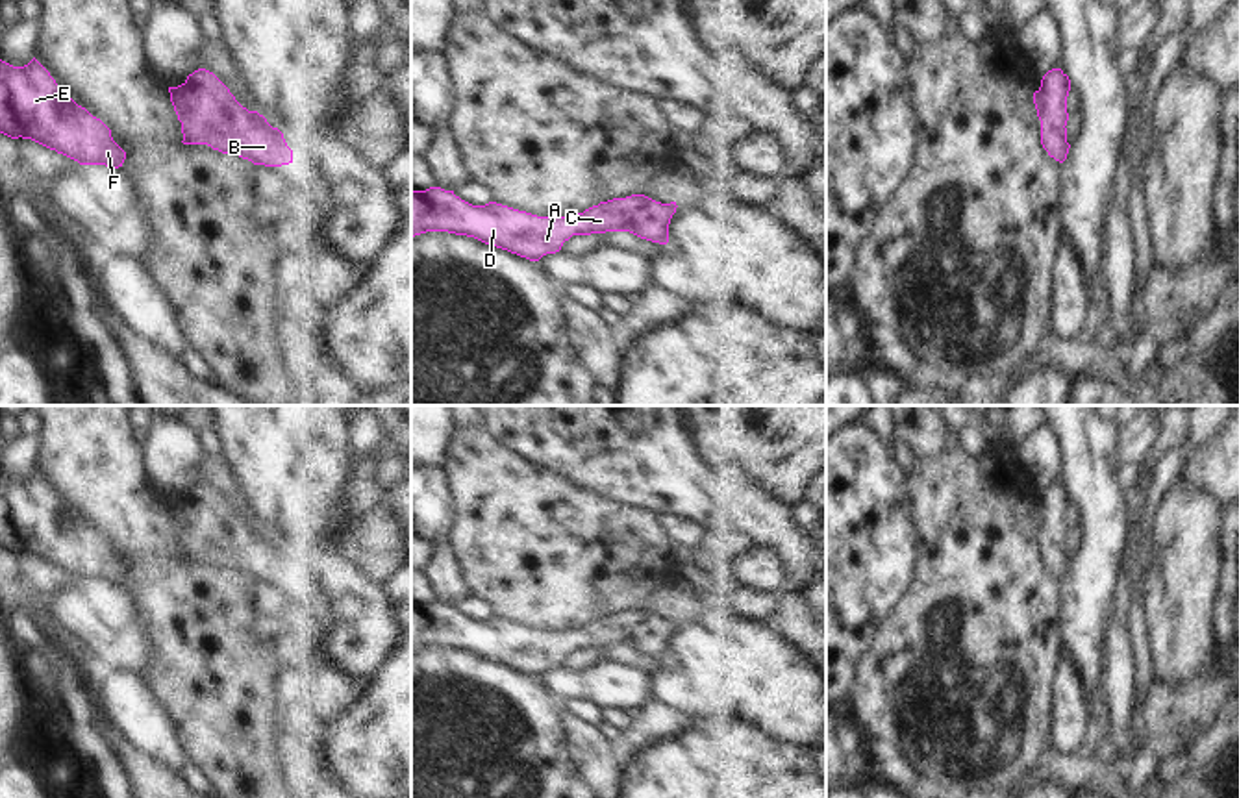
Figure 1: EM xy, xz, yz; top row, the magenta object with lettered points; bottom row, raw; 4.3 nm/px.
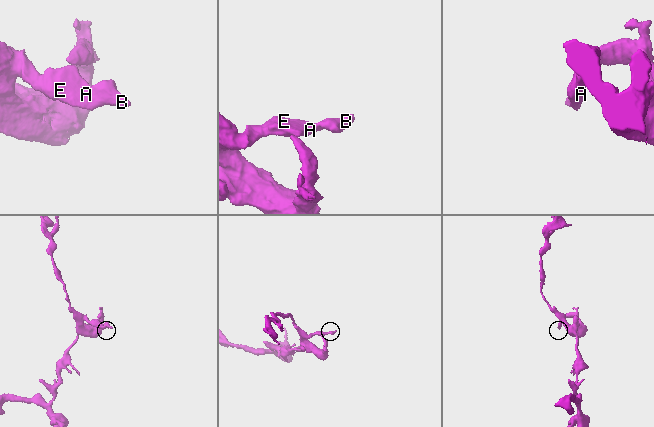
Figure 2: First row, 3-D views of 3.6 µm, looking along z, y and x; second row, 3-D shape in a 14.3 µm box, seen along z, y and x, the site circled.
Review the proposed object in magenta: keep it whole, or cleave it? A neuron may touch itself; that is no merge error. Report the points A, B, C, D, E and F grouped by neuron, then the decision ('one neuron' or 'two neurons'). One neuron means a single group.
groups A B C D E F; one neuron

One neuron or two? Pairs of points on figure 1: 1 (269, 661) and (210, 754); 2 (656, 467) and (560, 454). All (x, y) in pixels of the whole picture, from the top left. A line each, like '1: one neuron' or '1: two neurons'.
1: one neuron
2: one neuron

